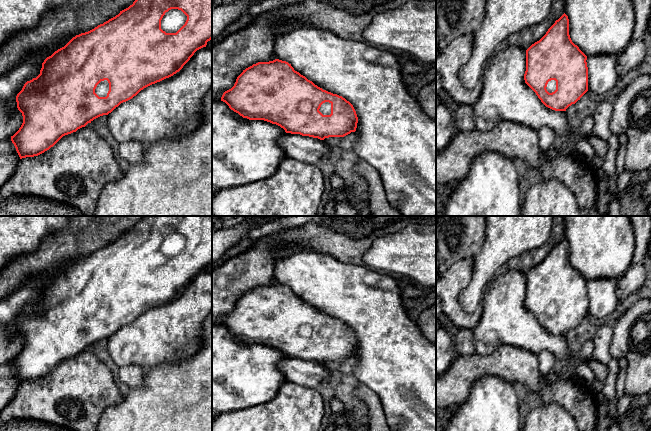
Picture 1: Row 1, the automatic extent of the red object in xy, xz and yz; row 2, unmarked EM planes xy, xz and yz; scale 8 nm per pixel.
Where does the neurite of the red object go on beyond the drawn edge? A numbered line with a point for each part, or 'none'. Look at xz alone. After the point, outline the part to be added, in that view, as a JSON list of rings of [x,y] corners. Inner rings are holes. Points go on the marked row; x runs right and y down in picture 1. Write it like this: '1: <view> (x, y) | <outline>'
1: xz (325, 109) | [[[325,102],[321,105],[319,111],[323,114],[323,115],[330,115],[331,114],[331,103],[329,102]]]

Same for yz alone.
1: yz (551, 86) | [[[555,80],[549,81],[546,89],[549,93],[554,92],[556,90],[556,81]]]

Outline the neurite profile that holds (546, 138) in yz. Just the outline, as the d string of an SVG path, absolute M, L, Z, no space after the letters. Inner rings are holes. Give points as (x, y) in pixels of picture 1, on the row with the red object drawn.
M542 127L537 131L538 143L542 151L547 151L555 143L555 134L549 127Z

